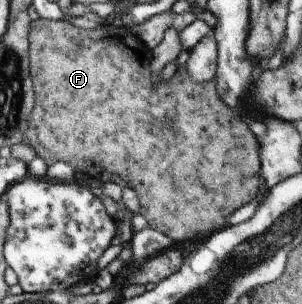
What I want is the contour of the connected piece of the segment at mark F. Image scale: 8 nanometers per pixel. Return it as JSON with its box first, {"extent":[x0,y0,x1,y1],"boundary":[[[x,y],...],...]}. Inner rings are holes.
{"extent":[23,18,260,243],"boundary":[[[65,18],[65,19],[63,19],[63,20],[47,20],[47,19],[37,19],[37,20],[36,20],[36,21],[30,21],[30,32],[29,32],[29,43],[28,43],[28,73],[29,73],[29,76],[30,76],[30,79],[31,79],[31,81],[32,81],[32,89],[33,89],[33,93],[35,93],[35,97],[34,97],[34,105],[33,105],[33,107],[32,107],[32,109],[33,109],[33,111],[32,111],[32,112],[31,112],[31,113],[30,113],[30,115],[29,115],[29,118],[28,118],[28,119],[27,119],[27,125],[28,125],[28,133],[27,133],[27,135],[26,135],[26,137],[23,137],[23,143],[24,143],[24,144],[25,144],[25,143],[26,143],[26,144],[27,144],[27,145],[29,145],[29,146],[30,146],[30,147],[31,147],[31,148],[34,148],[34,149],[37,149],[37,151],[38,151],[38,155],[39,155],[39,156],[40,156],[40,157],[41,157],[41,158],[42,158],[42,160],[43,160],[43,162],[44,162],[44,164],[45,164],[45,165],[46,165],[46,167],[50,167],[50,166],[51,166],[51,165],[52,165],[52,164],[55,164],[55,163],[56,163],[56,162],[63,162],[63,163],[67,163],[67,164],[68,164],[68,165],[69,165],[69,167],[71,167],[71,170],[72,170],[72,171],[73,171],[73,173],[74,173],[74,174],[75,174],[75,175],[82,175],[82,176],[83,176],[83,175],[88,175],[88,176],[89,176],[89,177],[90,177],[90,178],[94,178],[94,179],[95,179],[95,180],[96,180],[96,181],[98,181],[98,182],[100,182],[100,185],[101,185],[101,186],[102,186],[102,184],[104,184],[104,183],[106,183],[106,182],[107,182],[107,181],[101,181],[101,177],[103,177],[103,173],[107,173],[107,175],[109,175],[109,179],[107,179],[107,180],[109,180],[109,181],[110,181],[110,176],[112,176],[112,175],[116,175],[116,176],[118,176],[118,177],[120,177],[120,178],[122,178],[122,179],[125,179],[125,181],[127,181],[127,185],[128,185],[128,187],[129,187],[129,188],[131,188],[131,189],[132,189],[132,190],[134,190],[134,191],[135,191],[135,192],[136,192],[136,193],[137,193],[137,199],[138,199],[138,200],[139,200],[139,211],[137,211],[137,214],[140,214],[140,215],[141,215],[141,216],[143,216],[143,217],[144,217],[144,218],[145,218],[145,221],[147,221],[147,226],[148,226],[148,227],[151,227],[151,228],[152,228],[152,229],[155,229],[155,230],[156,230],[156,231],[159,231],[159,232],[160,232],[160,233],[161,233],[161,234],[162,234],[162,235],[165,235],[165,237],[167,237],[167,238],[168,238],[168,239],[171,239],[171,242],[173,242],[173,241],[175,241],[175,243],[177,243],[177,241],[191,241],[191,242],[192,242],[192,241],[194,241],[194,242],[195,242],[195,239],[197,239],[197,237],[199,237],[199,235],[204,235],[204,236],[205,236],[205,237],[209,237],[209,236],[210,236],[210,235],[211,235],[211,234],[213,234],[213,233],[214,233],[214,232],[217,232],[217,231],[218,231],[218,230],[221,230],[221,229],[222,229],[222,228],[223,228],[223,227],[224,227],[224,226],[225,226],[225,223],[226,223],[226,222],[227,222],[227,218],[228,218],[228,217],[229,217],[229,216],[230,216],[230,215],[231,215],[231,213],[233,213],[233,212],[234,212],[234,211],[235,211],[235,210],[236,210],[236,209],[239,209],[239,207],[241,207],[241,206],[243,206],[243,205],[245,205],[245,204],[246,204],[246,203],[249,203],[249,202],[250,202],[250,201],[253,201],[253,199],[255,199],[255,195],[257,195],[257,192],[258,192],[258,190],[257,190],[257,189],[259,189],[259,177],[260,177],[260,174],[259,174],[259,171],[260,171],[260,162],[259,162],[259,145],[258,145],[258,143],[257,143],[257,141],[256,141],[256,137],[255,137],[255,135],[251,135],[251,131],[249,131],[249,127],[247,127],[247,125],[245,125],[245,123],[243,123],[243,121],[241,121],[241,119],[239,119],[239,114],[238,114],[238,111],[237,111],[237,110],[235,110],[235,109],[232,109],[232,108],[228,108],[228,107],[227,107],[227,106],[225,106],[225,105],[224,105],[224,104],[223,104],[223,103],[222,103],[222,102],[221,102],[221,101],[220,101],[220,99],[219,99],[219,97],[217,97],[217,93],[215,93],[215,85],[214,85],[214,79],[212,79],[212,80],[210,80],[210,81],[205,81],[205,83],[193,83],[193,81],[191,81],[191,79],[189,79],[189,77],[187,77],[187,73],[185,73],[185,69],[183,69],[183,65],[181,65],[181,66],[178,66],[178,67],[177,67],[177,69],[176,69],[176,71],[175,71],[175,73],[173,73],[173,76],[172,76],[172,77],[171,77],[171,79],[169,79],[169,81],[167,81],[167,82],[165,82],[165,81],[160,81],[160,79],[158,79],[158,81],[155,81],[155,85],[153,85],[153,81],[151,81],[151,71],[150,71],[150,69],[149,69],[149,64],[150,64],[150,55],[151,55],[151,54],[150,54],[150,50],[149,50],[149,49],[147,49],[147,47],[146,47],[146,46],[145,46],[145,45],[144,45],[144,44],[143,44],[143,43],[142,43],[142,42],[141,42],[141,41],[140,41],[140,40],[139,40],[139,39],[138,39],[138,38],[137,38],[137,37],[135,37],[135,35],[134,35],[134,34],[133,34],[133,33],[132,33],[132,32],[131,32],[131,31],[130,31],[130,30],[128,30],[128,29],[125,29],[125,28],[124,28],[124,27],[117,27],[117,26],[114,26],[114,25],[113,25],[113,24],[107,24],[107,23],[104,23],[104,24],[103,24],[103,25],[102,25],[102,26],[97,26],[97,27],[96,27],[96,28],[95,28],[95,29],[79,29],[79,27],[75,27],[75,26],[74,26],[74,25],[71,25],[71,23],[69,23],[69,21],[68,21],[68,19],[67,19],[67,18]],[[99,105],[105,105],[105,109],[109,109],[109,113],[107,113],[107,115],[103,115],[103,113],[101,113],[101,107],[99,107]]]}

